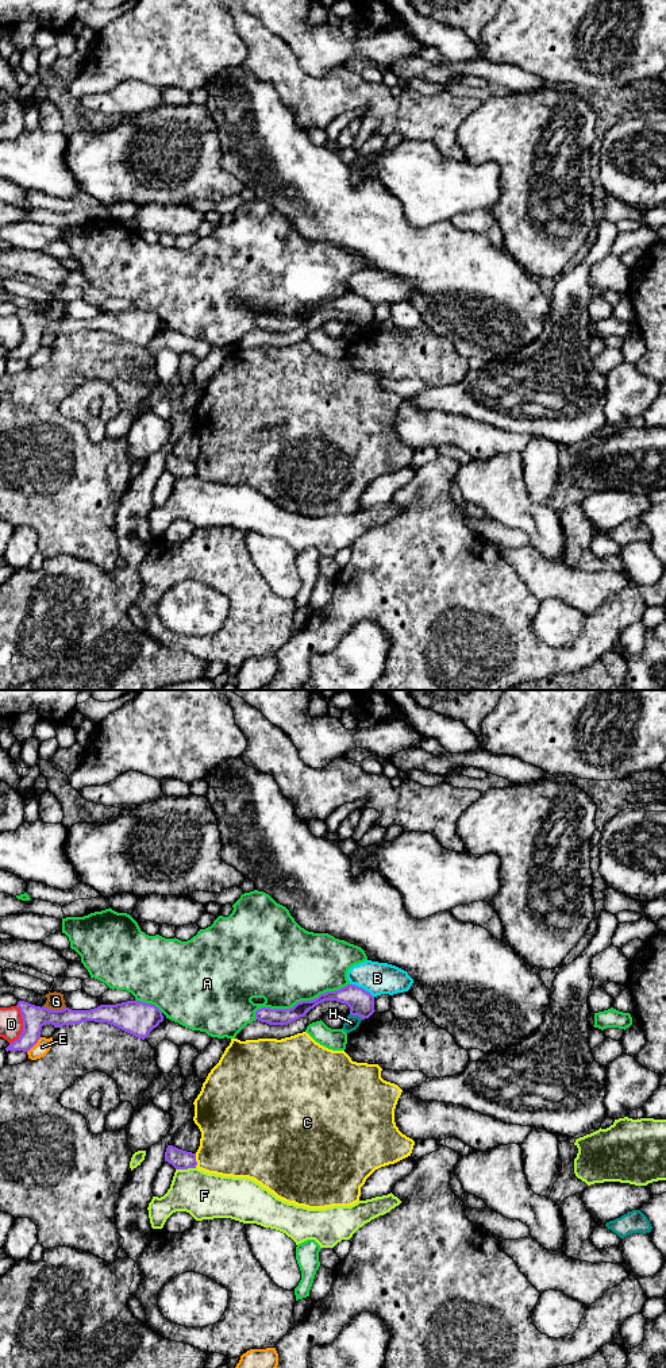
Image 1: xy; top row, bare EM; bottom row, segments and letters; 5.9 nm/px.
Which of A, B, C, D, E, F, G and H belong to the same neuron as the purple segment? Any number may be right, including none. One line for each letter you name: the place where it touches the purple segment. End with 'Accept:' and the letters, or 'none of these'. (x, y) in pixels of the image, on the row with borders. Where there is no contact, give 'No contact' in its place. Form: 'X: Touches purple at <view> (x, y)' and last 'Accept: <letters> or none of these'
Accept: none of these

